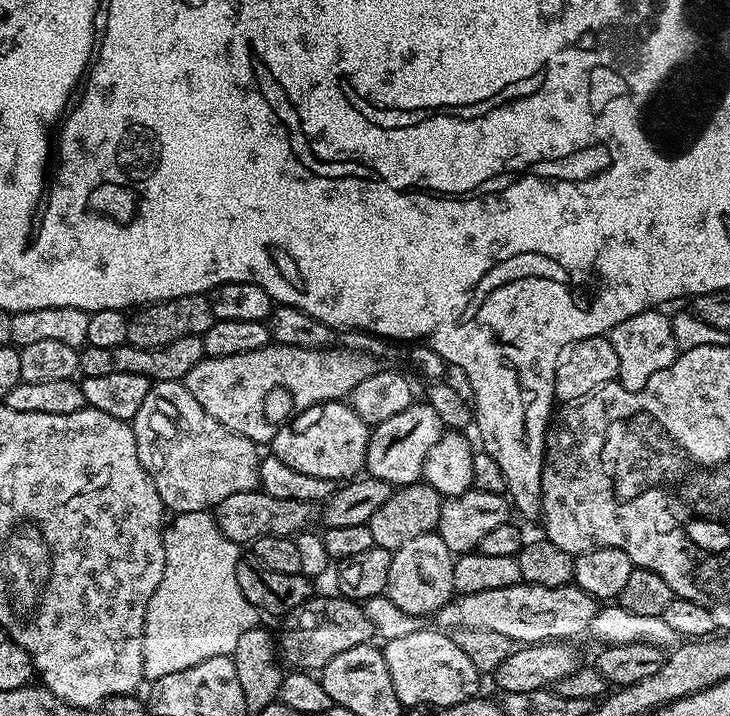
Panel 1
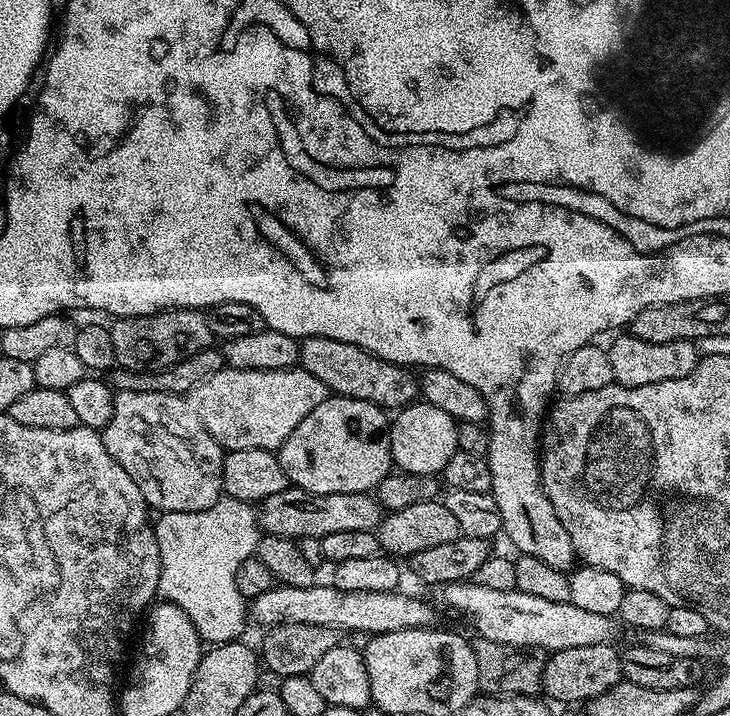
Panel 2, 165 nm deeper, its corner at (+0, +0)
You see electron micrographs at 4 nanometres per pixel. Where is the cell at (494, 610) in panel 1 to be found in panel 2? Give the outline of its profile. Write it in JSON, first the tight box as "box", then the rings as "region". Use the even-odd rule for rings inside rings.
{"box":[250,582,437,637],"region":[[[317,582],[309,588],[273,586],[266,590],[266,594],[251,597],[250,616],[264,624],[265,629],[275,624],[305,624],[334,628],[344,634],[368,632],[369,637],[386,634],[390,630],[430,628],[437,623],[437,609],[431,603],[428,605],[414,596],[403,596],[402,593],[400,590],[382,594],[370,594],[364,590],[338,590],[328,582]]]}

